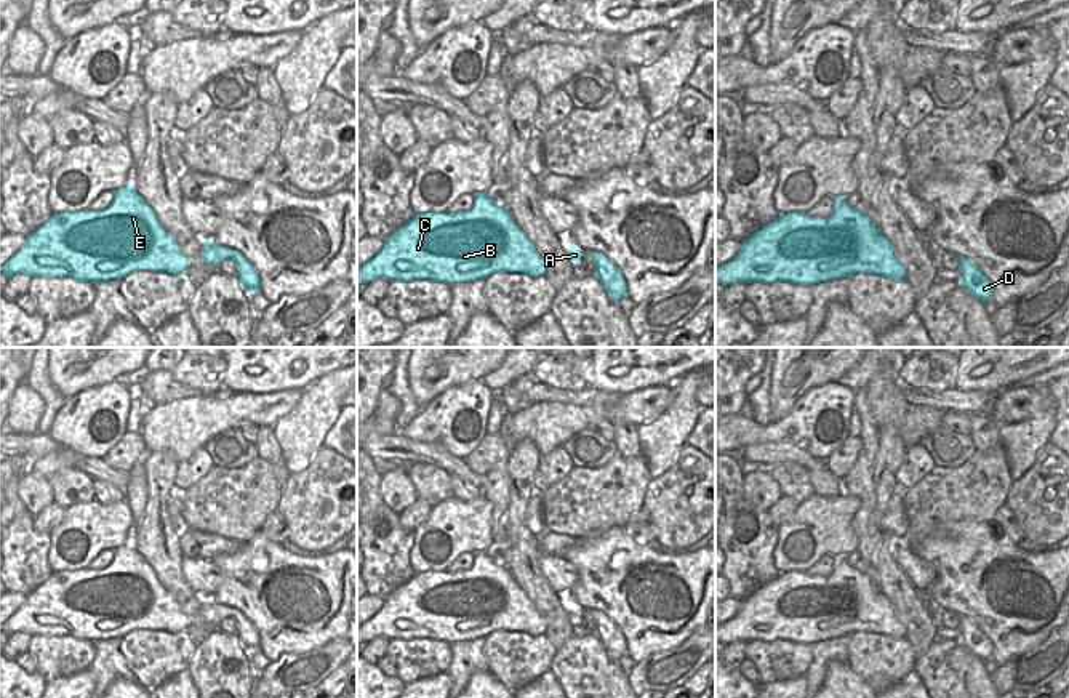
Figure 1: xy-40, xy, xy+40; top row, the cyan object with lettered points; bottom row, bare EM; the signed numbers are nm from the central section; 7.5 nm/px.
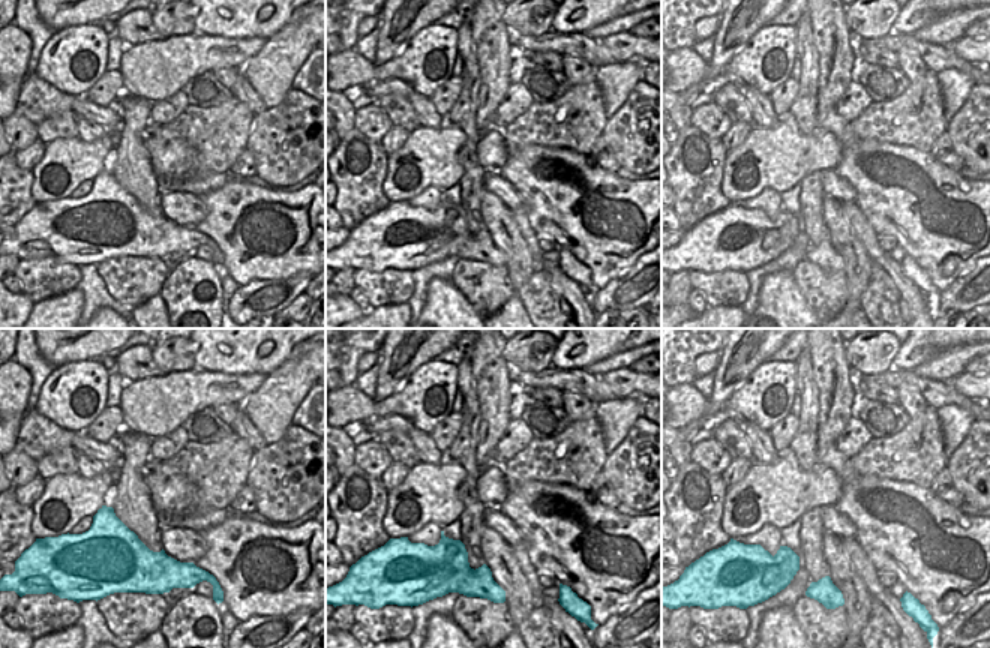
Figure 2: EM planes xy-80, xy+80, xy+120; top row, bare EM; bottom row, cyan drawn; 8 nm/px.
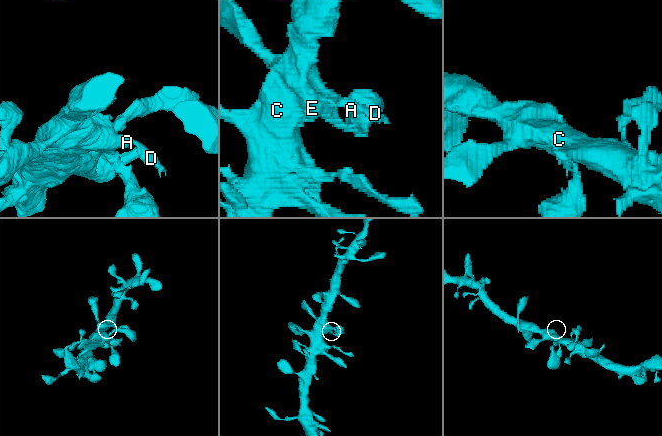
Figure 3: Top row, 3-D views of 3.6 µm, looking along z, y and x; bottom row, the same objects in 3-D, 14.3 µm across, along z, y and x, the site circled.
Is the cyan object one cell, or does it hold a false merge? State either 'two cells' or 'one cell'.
one cell

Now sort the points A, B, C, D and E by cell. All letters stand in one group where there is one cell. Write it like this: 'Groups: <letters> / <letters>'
Groups: A B C D E

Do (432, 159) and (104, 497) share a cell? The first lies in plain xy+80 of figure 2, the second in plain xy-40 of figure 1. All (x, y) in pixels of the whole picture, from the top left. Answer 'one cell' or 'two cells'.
two cells

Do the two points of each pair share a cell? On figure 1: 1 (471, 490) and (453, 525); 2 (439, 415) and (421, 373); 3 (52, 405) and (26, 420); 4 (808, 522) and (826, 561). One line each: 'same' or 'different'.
1: different
2: different
3: different
4: different

